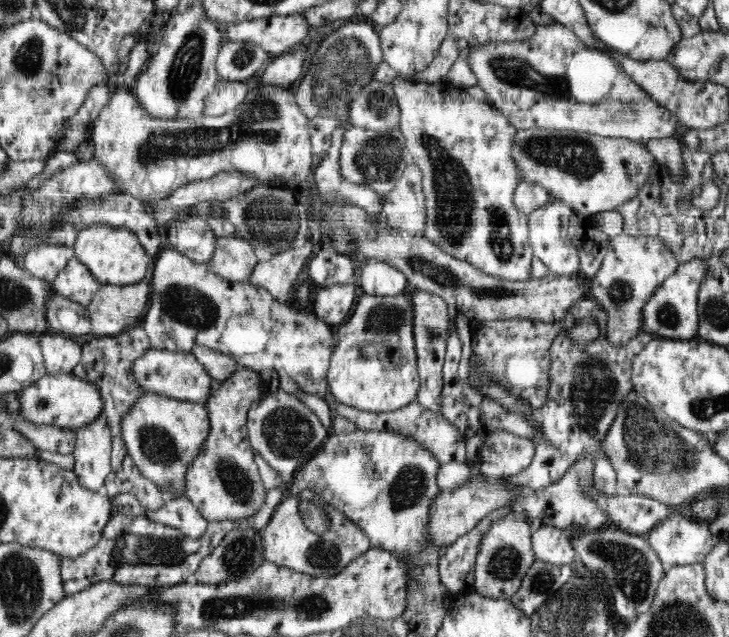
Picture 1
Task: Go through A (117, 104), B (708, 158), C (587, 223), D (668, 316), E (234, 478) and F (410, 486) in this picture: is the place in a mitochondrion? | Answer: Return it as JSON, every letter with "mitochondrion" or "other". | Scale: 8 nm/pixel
{"A":"other","B":"other","C":"other","D":"mitochondrion","E":"mitochondrion","F":"mitochondrion"}

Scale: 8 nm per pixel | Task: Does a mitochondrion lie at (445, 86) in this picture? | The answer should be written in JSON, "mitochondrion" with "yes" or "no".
{"mitochondrion":"no"}

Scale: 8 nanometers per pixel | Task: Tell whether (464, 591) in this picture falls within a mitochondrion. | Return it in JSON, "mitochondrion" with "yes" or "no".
{"mitochondrion":"no"}

